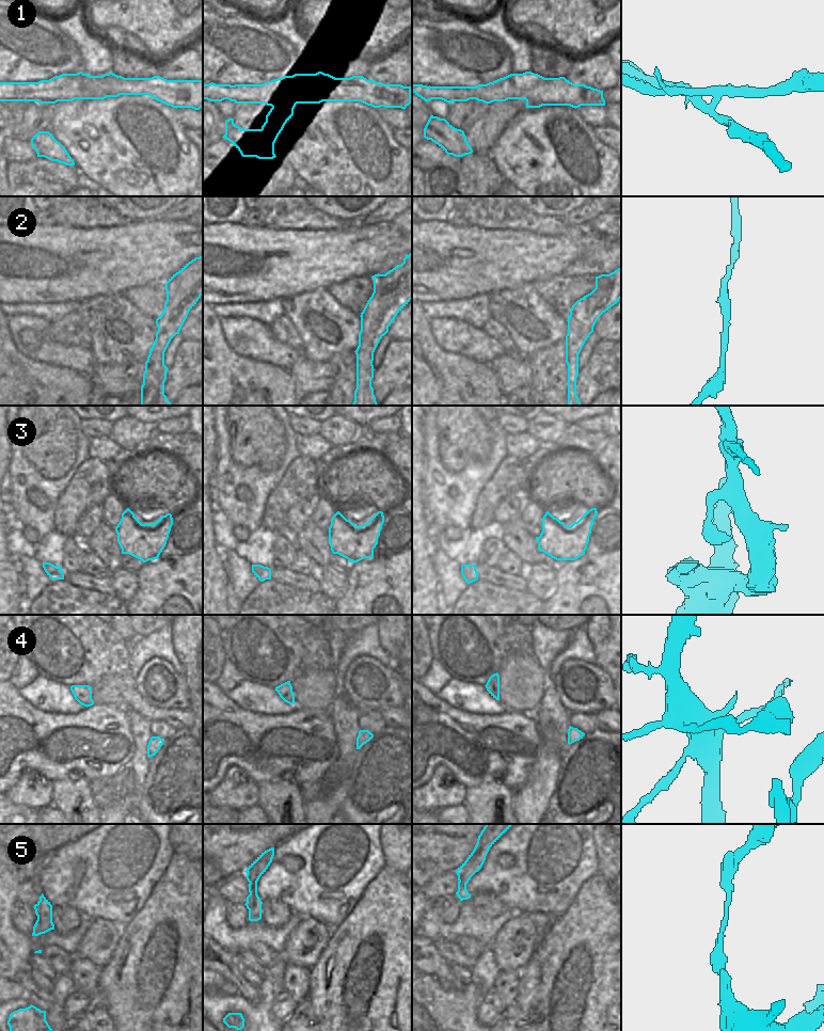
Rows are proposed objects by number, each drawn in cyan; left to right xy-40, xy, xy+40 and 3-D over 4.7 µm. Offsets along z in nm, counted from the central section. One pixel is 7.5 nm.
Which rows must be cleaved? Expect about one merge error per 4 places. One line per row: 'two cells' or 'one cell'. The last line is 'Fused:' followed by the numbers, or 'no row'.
1: two cells
2: one cell
3: one cell
4: two cells
5: one cell
Fused: 1, 4

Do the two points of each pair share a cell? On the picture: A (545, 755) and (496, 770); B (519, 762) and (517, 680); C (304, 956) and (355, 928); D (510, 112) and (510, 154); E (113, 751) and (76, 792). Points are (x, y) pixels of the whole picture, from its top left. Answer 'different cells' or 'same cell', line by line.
A: different cells
B: different cells
C: different cells
D: different cells
E: different cells

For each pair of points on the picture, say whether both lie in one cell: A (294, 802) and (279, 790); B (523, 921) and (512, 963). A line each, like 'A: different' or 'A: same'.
A: same
B: same

